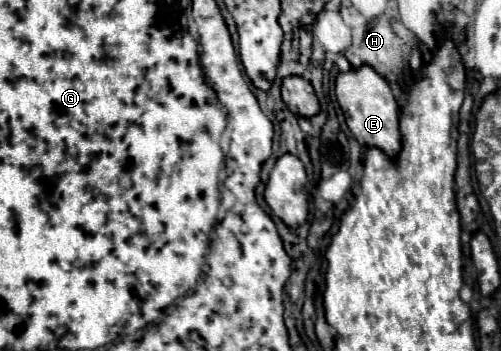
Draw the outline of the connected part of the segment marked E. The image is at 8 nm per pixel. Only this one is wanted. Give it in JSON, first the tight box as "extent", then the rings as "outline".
{"extent":[335,66,399,156],"outline":[[[359,66],[337,76],[335,94],[345,114],[351,134],[361,146],[379,146],[385,154],[395,156],[399,152],[399,104],[387,84],[387,80],[371,66]]]}

